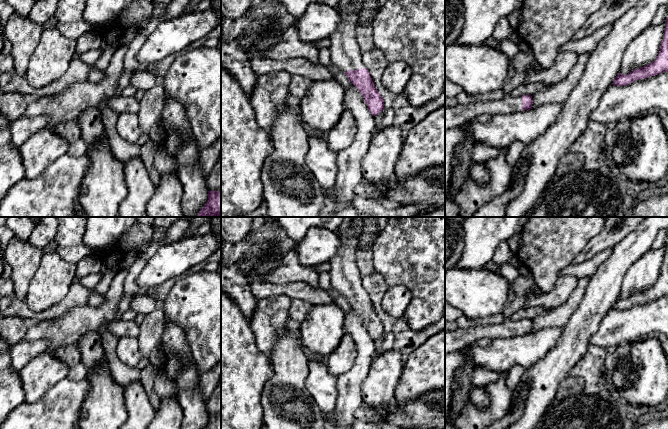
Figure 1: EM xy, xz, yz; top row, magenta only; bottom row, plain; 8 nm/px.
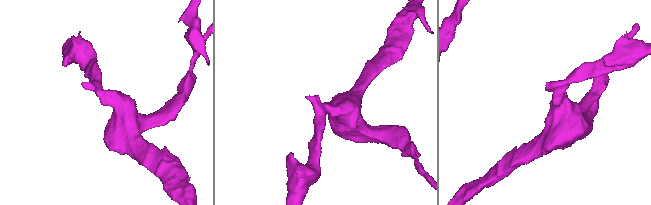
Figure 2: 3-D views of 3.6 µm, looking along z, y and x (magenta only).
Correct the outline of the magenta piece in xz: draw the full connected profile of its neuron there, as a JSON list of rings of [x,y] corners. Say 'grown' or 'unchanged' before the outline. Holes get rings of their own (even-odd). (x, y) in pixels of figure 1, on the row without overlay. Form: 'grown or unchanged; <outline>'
grown; [[[353,219],[350,228],[338,236],[341,245],[331,261],[329,271],[331,288],[345,297],[351,308],[361,317],[372,340],[375,340],[382,336],[384,324],[362,285],[362,277],[356,264],[357,240]]]

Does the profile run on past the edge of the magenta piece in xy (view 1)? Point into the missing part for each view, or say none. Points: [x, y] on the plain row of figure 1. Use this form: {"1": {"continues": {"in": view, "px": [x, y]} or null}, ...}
{"1": {"continues": null}}

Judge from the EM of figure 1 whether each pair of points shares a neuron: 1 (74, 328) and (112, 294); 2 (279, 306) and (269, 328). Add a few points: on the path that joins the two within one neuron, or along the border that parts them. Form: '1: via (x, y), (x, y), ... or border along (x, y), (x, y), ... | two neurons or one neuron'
1: via (85, 319), (95, 317), (107, 305) | one neuron
2: via (274, 311), (271, 314), (269, 323) | one neuron

